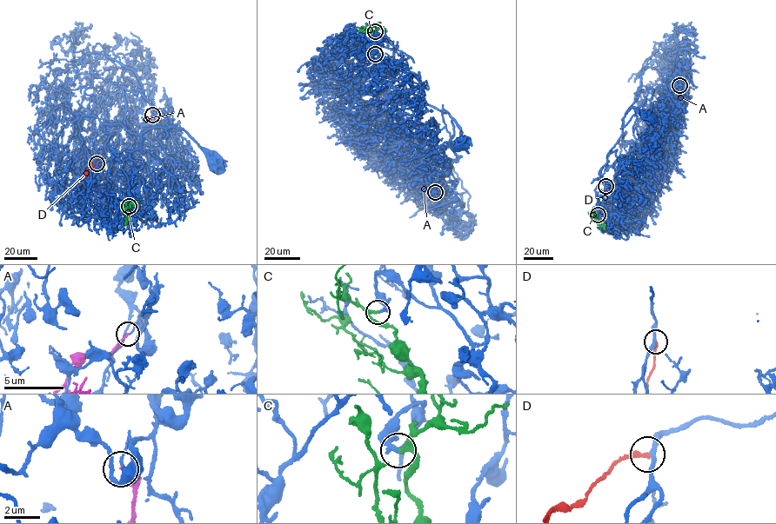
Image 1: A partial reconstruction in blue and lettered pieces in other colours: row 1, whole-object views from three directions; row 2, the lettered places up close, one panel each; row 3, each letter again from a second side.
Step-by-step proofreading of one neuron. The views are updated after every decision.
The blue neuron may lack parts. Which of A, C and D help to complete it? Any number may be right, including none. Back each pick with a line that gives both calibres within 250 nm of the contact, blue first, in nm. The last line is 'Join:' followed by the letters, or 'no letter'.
C: 170 nm thick on the blue side, 180 nm on the other
Join: C

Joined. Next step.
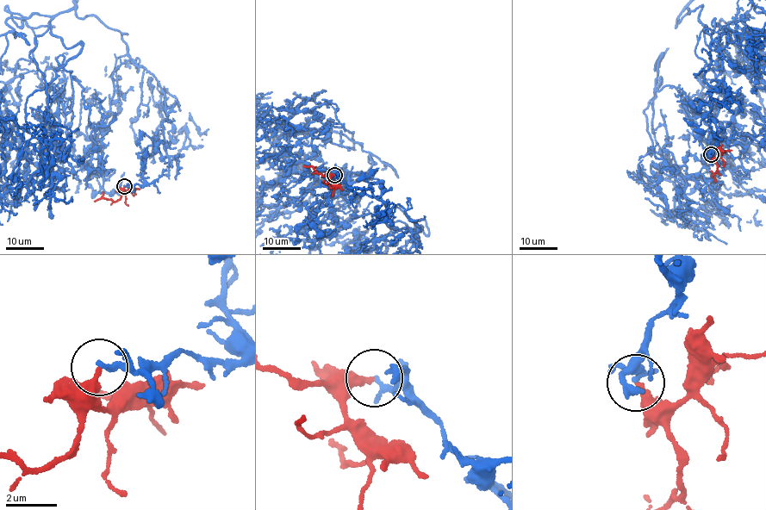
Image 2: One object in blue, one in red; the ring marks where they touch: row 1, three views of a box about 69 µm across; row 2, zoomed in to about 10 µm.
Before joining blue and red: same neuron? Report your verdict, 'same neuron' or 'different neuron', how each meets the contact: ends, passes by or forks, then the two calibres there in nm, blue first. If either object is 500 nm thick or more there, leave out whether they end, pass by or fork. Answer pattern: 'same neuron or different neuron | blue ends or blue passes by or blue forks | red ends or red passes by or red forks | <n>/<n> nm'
different neuron | blue ends | red ends | 240/300 nm

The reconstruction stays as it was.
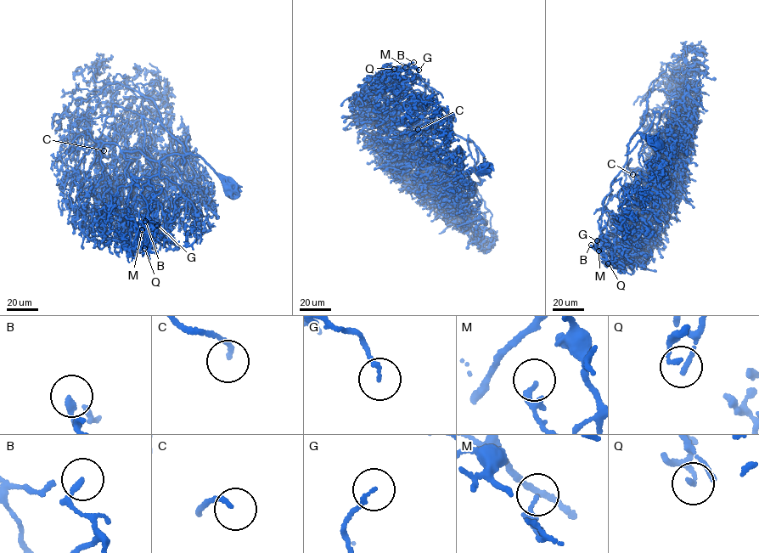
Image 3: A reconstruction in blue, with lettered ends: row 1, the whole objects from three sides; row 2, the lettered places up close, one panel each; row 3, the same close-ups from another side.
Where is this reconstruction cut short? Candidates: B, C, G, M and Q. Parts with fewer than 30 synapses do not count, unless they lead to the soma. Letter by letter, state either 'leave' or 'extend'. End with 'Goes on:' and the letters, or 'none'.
B: leave
C: extend
G: leave
M: leave
Q: leave
Goes on: C

